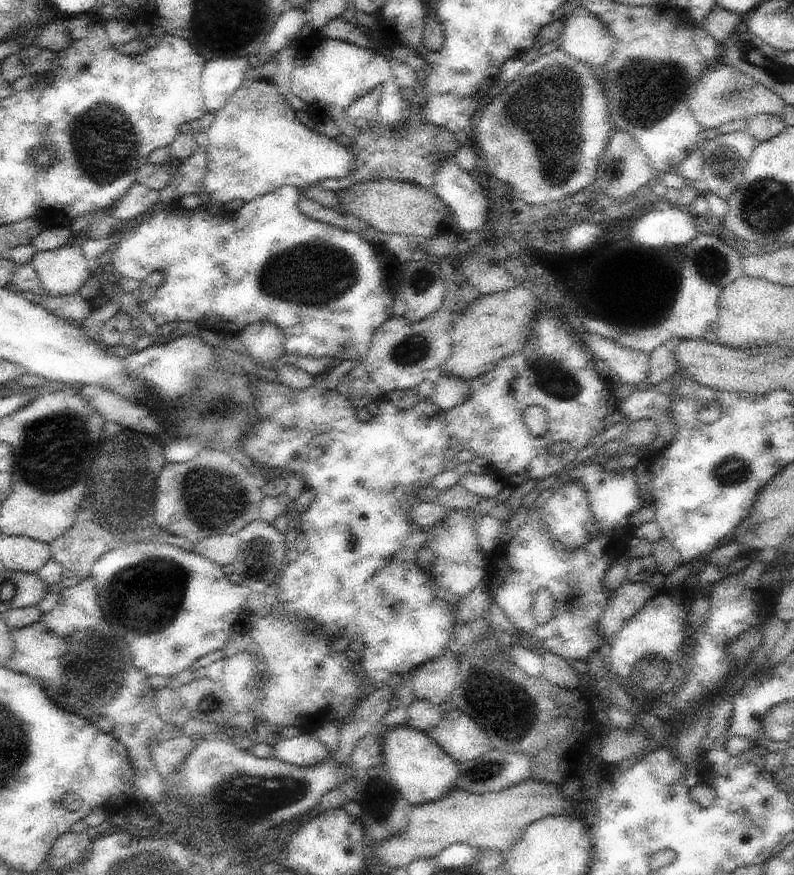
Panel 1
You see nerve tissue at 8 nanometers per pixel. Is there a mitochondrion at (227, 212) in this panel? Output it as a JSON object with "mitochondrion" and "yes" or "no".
{"mitochondrion":"no"}

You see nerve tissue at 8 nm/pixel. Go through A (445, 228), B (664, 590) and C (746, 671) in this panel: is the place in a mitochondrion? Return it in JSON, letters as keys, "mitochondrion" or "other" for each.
{"A":"other","B":"other","C":"other"}

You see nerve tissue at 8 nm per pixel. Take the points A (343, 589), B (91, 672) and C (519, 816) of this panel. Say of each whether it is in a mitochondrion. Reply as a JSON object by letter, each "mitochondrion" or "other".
{"A":"other","B":"mitochondrion","C":"other"}

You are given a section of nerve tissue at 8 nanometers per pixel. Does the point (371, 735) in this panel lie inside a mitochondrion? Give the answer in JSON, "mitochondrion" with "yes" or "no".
{"mitochondrion":"no"}

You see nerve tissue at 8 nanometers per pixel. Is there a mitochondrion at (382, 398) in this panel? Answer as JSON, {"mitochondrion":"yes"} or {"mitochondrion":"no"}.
{"mitochondrion":"no"}

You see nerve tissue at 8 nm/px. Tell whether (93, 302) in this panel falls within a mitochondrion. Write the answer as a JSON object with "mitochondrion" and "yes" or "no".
{"mitochondrion":"no"}

